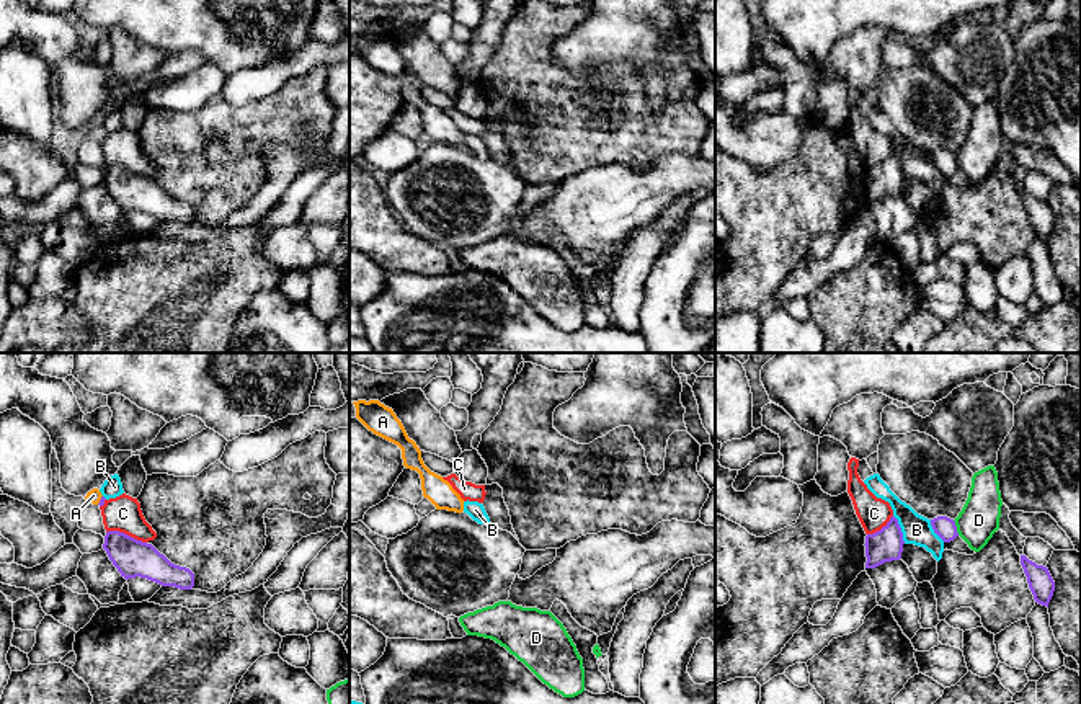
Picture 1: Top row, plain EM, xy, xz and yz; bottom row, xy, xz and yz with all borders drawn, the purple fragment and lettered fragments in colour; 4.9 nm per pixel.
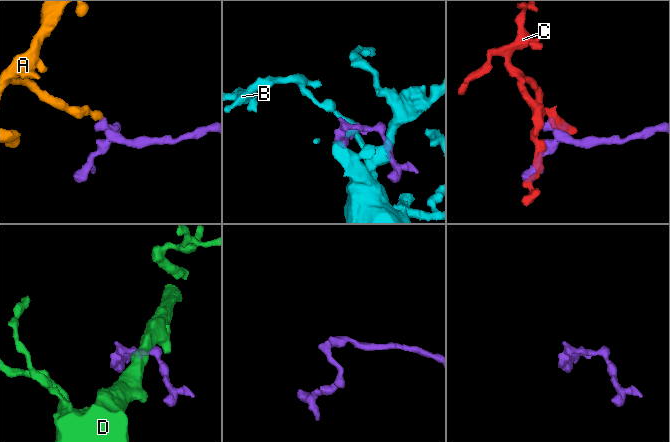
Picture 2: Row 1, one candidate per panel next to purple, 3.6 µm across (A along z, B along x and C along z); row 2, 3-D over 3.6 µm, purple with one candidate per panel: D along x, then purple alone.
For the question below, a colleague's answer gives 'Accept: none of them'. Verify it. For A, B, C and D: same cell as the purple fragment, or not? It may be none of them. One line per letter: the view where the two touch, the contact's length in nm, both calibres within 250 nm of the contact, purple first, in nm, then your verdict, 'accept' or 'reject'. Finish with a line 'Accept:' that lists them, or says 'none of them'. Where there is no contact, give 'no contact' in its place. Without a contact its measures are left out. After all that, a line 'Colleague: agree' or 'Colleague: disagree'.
A: xy | 50 nm | 30/70 nm | accept
B: yz | 160 nm | 160/150 nm | reject
C: xy | 200 nm | 180/180 nm | reject
D: yz | 90 nm | 100/200 nm | reject
Accept: A
Colleague: disagree

